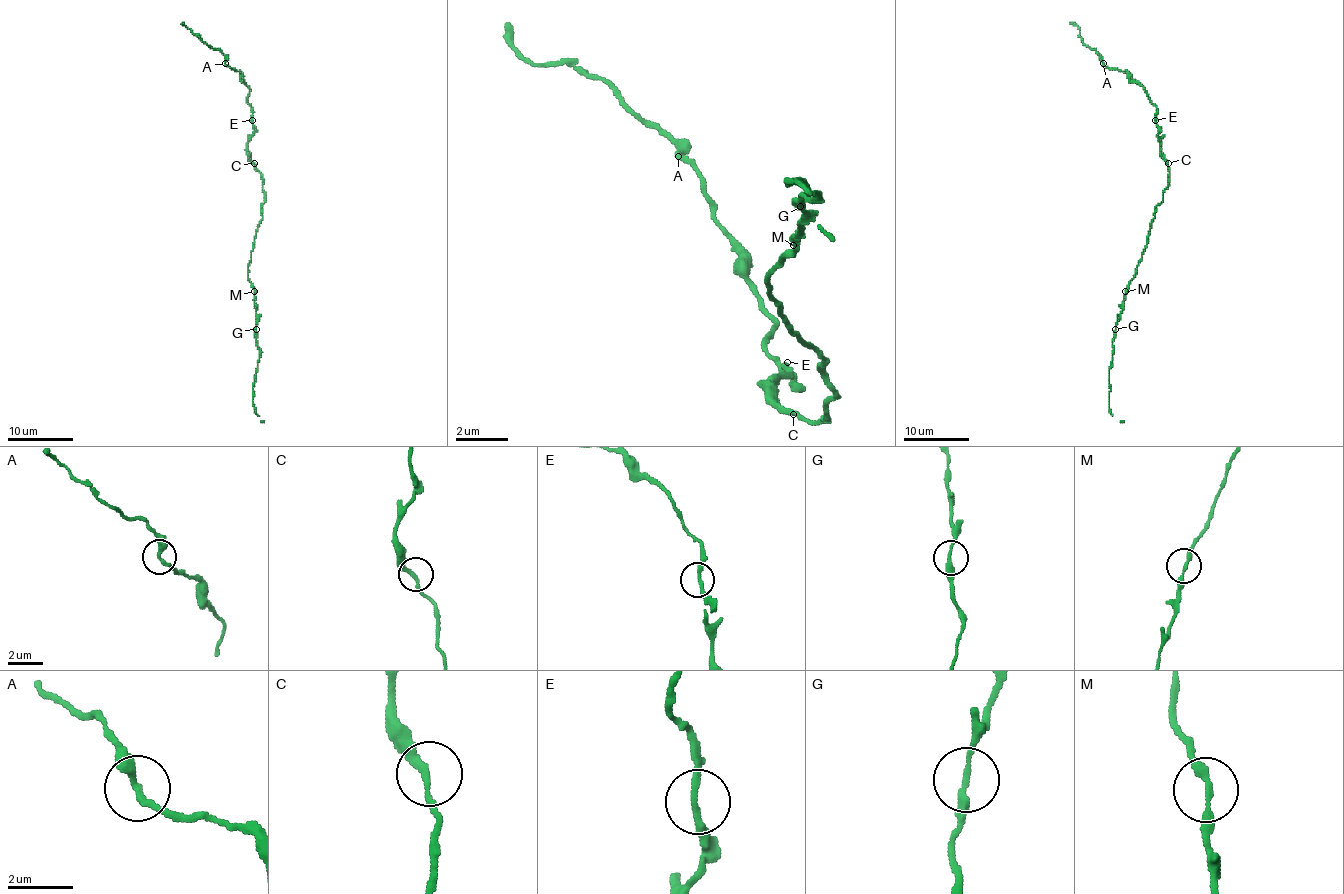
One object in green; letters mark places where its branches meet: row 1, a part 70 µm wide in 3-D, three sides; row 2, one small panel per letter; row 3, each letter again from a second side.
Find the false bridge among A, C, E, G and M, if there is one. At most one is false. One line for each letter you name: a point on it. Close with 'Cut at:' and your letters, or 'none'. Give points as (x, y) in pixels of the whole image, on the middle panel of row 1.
Cut at: none

